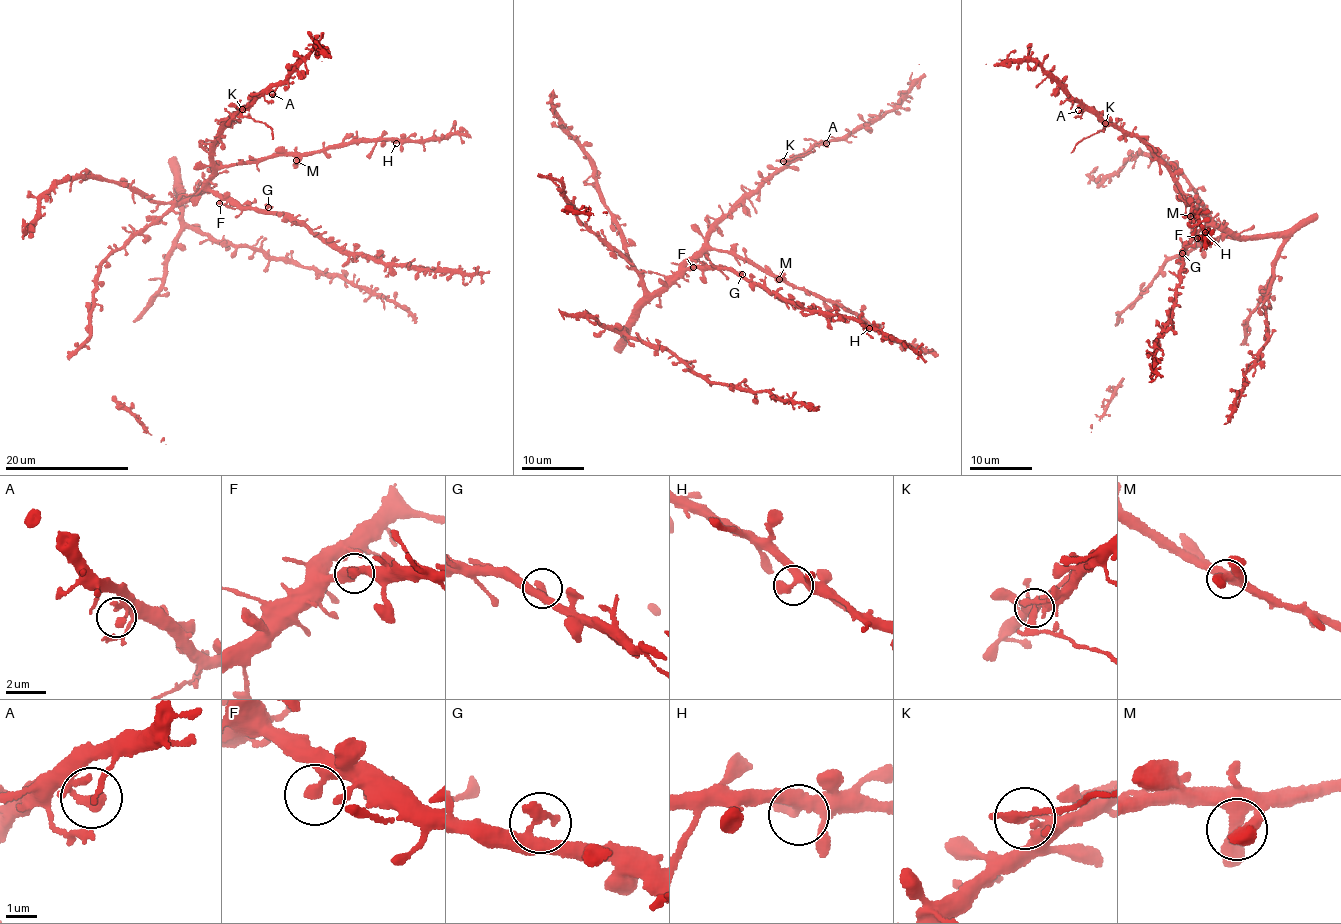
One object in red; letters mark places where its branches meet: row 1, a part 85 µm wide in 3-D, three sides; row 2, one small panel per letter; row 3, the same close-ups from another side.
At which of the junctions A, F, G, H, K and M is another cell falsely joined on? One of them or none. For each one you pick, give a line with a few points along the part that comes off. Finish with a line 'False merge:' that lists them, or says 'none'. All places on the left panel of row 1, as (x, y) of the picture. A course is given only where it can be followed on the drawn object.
K: course (242, 108), (243, 115), (269, 126), (273, 140)
False merge: K

